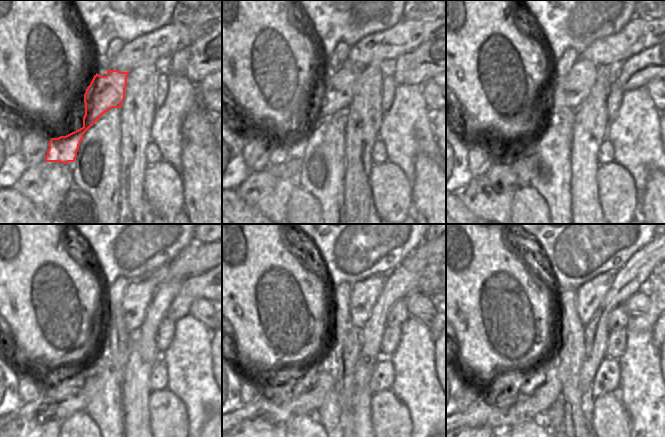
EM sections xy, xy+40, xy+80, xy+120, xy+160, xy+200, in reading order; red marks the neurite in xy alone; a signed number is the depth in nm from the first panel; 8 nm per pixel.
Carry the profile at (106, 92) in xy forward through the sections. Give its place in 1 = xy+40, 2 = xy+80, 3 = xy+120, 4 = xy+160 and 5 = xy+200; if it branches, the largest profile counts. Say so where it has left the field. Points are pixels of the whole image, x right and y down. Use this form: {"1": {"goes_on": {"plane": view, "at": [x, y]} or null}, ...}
{"1": {"goes_on": {"plane": "xy+40", "at": [336, 92]}}, "2": {"goes_on": {"plane": "xy+80", "at": [568, 92]}}, "3": {"goes_on": {"plane": "xy+120", "at": [139, 293]}}, "4": {"goes_on": {"plane": "xy+160", "at": [364, 294]}}, "5": {"goes_on": {"plane": "xy+200", "at": [588, 297]}}}

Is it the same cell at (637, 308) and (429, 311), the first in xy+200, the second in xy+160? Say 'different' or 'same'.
same

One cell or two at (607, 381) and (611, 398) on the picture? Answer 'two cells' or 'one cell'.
two cells

